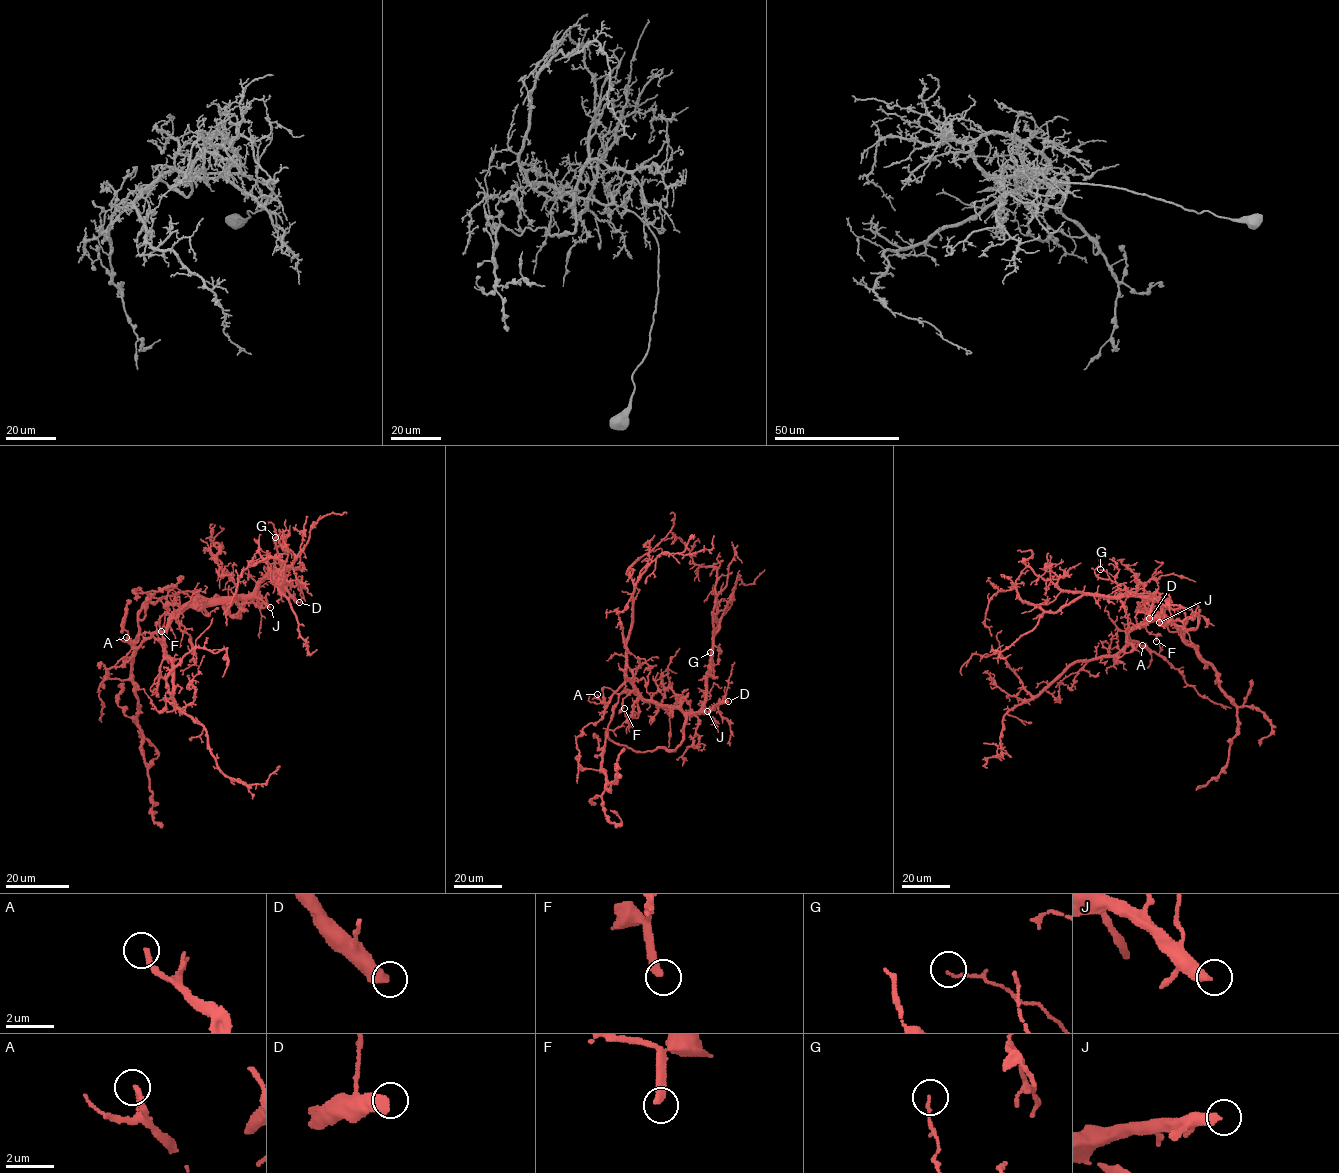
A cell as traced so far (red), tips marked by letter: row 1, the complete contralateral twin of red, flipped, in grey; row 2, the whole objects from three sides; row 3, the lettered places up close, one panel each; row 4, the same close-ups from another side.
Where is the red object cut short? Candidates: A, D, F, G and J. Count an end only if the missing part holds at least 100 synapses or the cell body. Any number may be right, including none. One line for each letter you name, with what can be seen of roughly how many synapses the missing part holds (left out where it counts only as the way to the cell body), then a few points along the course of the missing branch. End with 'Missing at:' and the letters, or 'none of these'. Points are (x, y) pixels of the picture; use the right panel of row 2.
D: Roughly 350 synapses. Course of what is missing: (1149, 618), (1143, 647), (1131, 662), (1134, 675), (1116, 684), (1092, 684), (1072, 677), (1050, 657)
J: Roughly 150 synapses
Missing at: D, J

